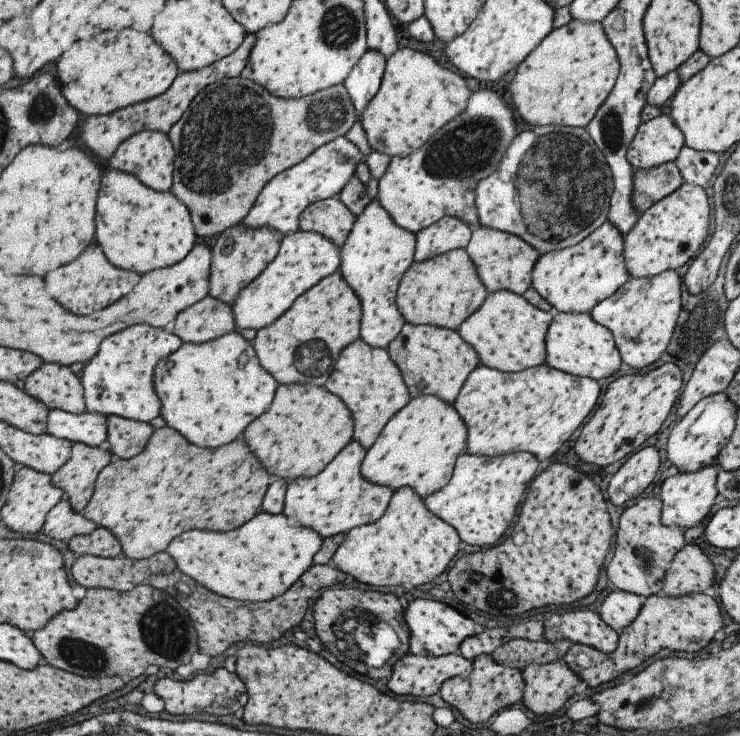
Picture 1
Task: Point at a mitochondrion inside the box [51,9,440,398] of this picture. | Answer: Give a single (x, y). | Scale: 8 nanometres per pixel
(209, 171)

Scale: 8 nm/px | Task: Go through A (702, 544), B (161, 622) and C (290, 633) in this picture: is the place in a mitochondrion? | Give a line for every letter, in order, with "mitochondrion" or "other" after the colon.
A: other
B: mitochondrion
C: other

